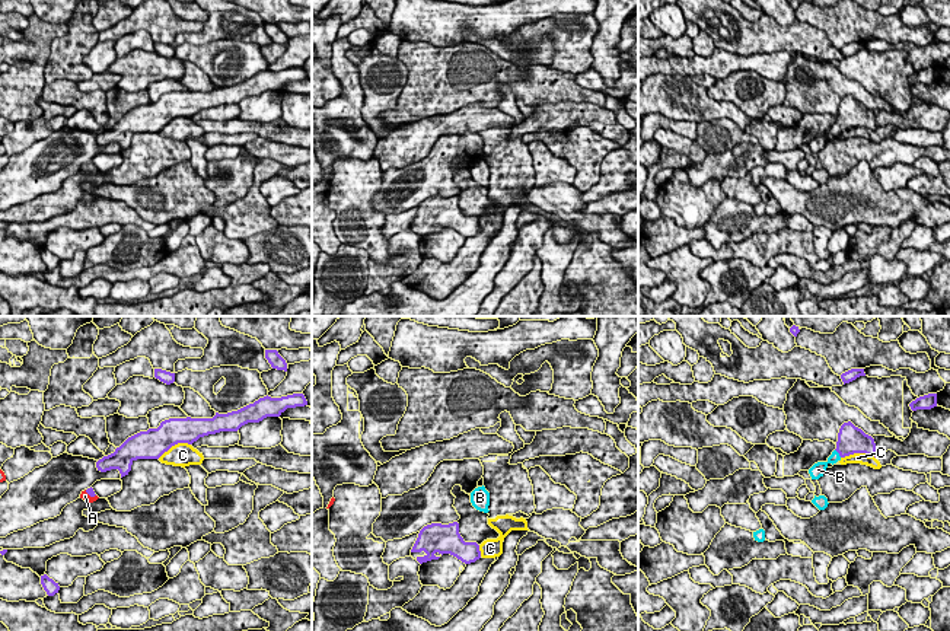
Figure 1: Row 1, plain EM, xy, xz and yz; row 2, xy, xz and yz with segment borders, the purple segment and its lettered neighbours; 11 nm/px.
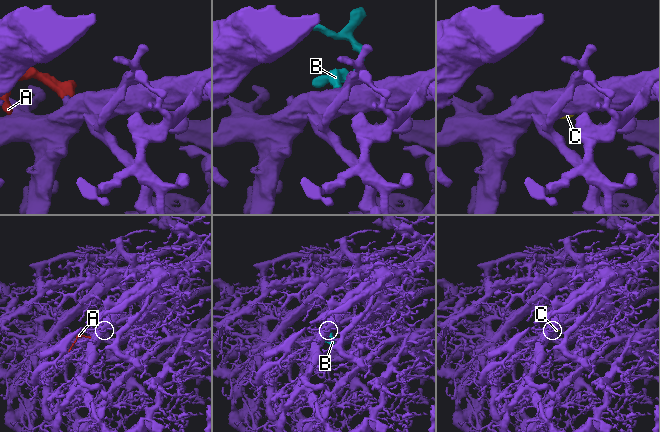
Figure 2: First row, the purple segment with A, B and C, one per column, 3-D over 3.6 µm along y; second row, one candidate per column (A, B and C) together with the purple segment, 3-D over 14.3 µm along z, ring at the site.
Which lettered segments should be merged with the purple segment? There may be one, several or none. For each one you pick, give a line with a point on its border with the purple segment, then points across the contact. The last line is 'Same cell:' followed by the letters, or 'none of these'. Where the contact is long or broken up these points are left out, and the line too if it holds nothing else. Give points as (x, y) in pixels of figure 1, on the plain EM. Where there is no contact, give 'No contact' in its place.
A: Touches purple at xy (91, 169). Path across: xy (89, 165), (91, 169), (85, 169)
B: Touches purple at yz (838, 126). Path across: yz (851, 112), (838, 126), (821, 140)
Same cell: A, B

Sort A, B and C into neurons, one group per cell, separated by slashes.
A B / C

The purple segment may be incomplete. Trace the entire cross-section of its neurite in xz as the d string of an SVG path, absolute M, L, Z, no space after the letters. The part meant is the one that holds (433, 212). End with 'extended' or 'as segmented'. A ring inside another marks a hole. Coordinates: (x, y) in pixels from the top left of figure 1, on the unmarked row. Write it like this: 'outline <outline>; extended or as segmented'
outline M431 197L424 200L411 223L411 230L420 238L439 233L443 227L450 227L465 238L481 232L476 216L465 216L459 207L459 197Z; extended

